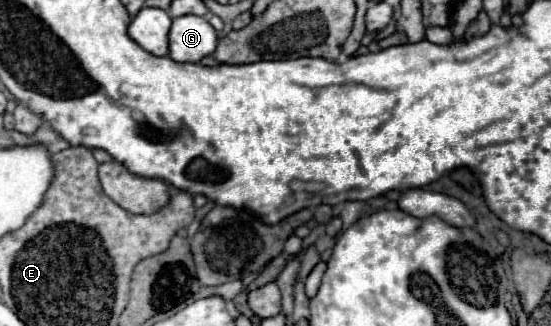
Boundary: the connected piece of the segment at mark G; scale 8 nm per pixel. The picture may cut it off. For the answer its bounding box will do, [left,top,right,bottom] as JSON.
[170,16,216,62]

